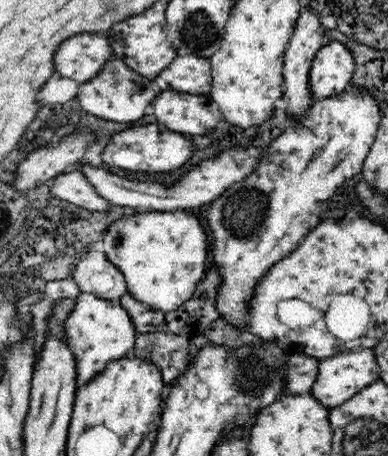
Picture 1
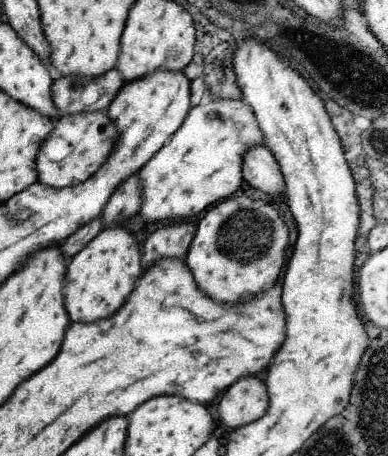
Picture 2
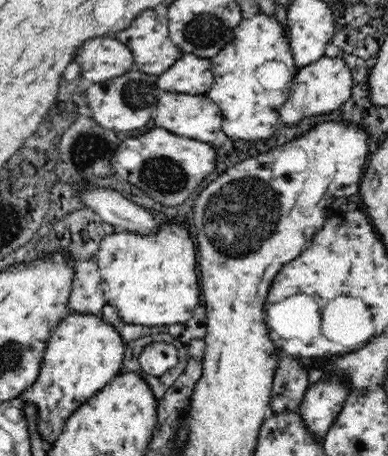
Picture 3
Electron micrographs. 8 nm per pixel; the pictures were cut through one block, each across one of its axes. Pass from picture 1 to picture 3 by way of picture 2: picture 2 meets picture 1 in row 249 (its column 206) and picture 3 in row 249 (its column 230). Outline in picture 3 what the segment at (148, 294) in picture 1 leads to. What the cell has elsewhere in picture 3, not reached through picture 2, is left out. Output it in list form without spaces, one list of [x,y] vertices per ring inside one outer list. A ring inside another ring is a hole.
[[[164,224],[156,236],[138,236],[138,232],[124,230],[104,236],[96,258],[106,306],[114,306],[126,324],[182,324],[190,320],[196,306],[202,304],[196,246],[188,230],[178,224]]]

